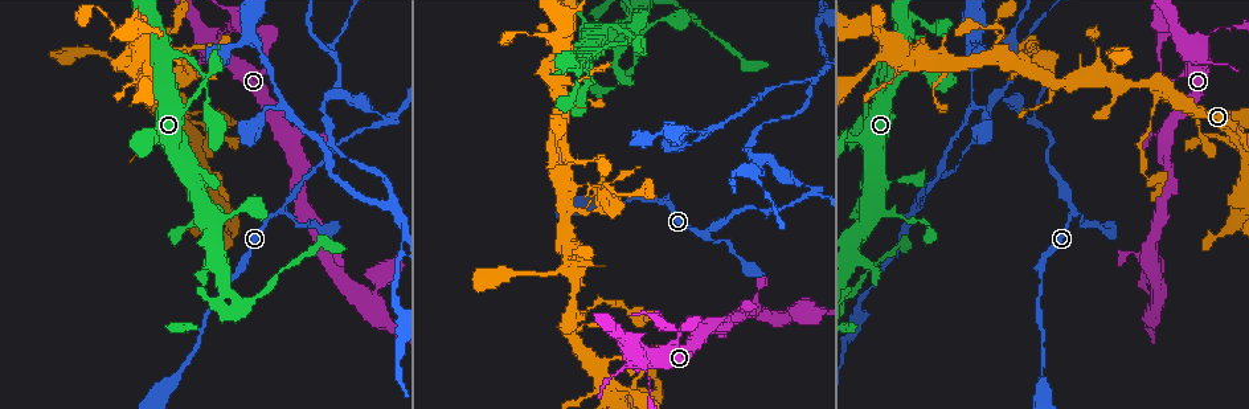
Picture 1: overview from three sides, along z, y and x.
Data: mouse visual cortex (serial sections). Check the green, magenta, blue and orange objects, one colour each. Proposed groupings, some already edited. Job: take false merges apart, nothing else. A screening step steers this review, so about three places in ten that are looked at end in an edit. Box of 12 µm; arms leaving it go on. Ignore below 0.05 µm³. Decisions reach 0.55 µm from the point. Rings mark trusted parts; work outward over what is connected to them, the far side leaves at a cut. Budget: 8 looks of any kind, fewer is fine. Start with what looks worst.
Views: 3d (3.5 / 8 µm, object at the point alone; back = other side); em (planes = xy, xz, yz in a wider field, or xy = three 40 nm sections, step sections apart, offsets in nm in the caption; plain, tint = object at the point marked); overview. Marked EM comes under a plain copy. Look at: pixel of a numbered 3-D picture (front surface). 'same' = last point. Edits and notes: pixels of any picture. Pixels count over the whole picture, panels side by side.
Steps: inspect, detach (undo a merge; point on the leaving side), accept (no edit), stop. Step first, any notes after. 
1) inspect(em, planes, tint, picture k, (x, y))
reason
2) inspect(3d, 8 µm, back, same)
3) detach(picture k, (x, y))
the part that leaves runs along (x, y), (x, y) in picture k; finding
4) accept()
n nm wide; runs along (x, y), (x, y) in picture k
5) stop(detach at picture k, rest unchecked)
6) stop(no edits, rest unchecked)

inspect(3d, 3.5 µm, picture 1, (701, 235))
abrupt turn

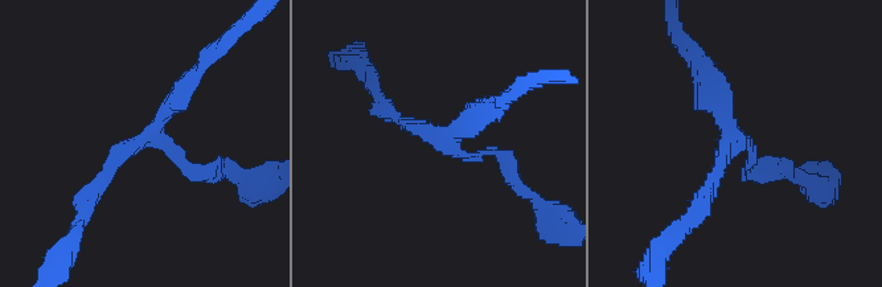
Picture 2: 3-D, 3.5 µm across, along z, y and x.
inspect(em, xy, step 5, tint, picture 2, (144, 140))

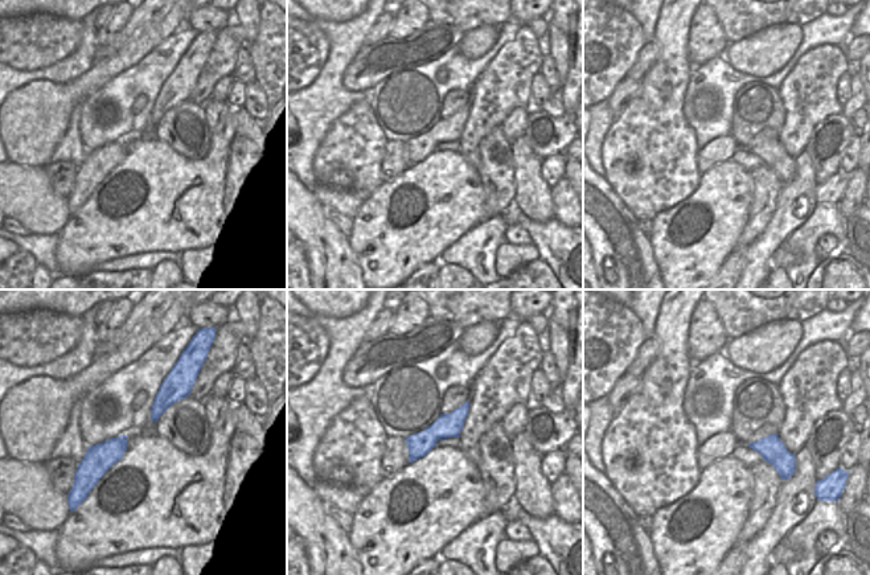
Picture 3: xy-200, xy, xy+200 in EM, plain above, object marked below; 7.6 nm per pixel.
accept()
180 nm wide; runs along (466, 406), (411, 458) in picture 3; continuous, no second cell

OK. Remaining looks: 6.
inspect(3d, 3.5 µm, picture 1, (811, 192))
abrupt turn

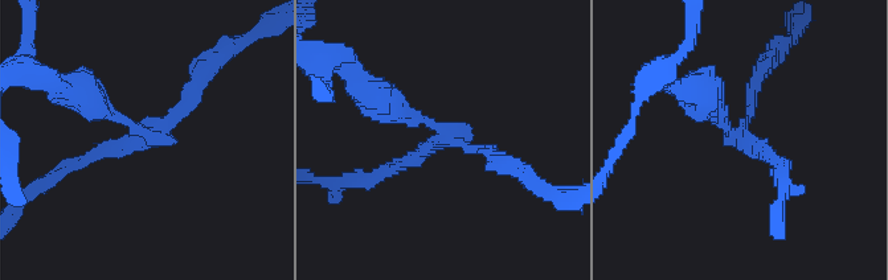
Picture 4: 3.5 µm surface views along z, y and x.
inspect(em, planes, tint, picture 4, (740, 137))
3 arms; arms of 150, 150, 200 nm

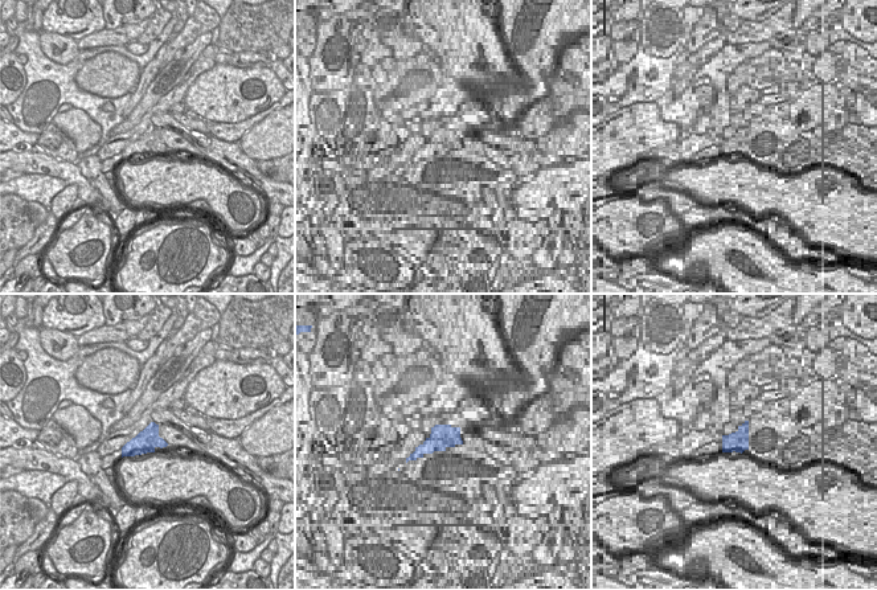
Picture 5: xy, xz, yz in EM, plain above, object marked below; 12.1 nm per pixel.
detach(picture 4, (405, 110))
two cells meet here

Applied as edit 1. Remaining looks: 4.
inspect(overview)

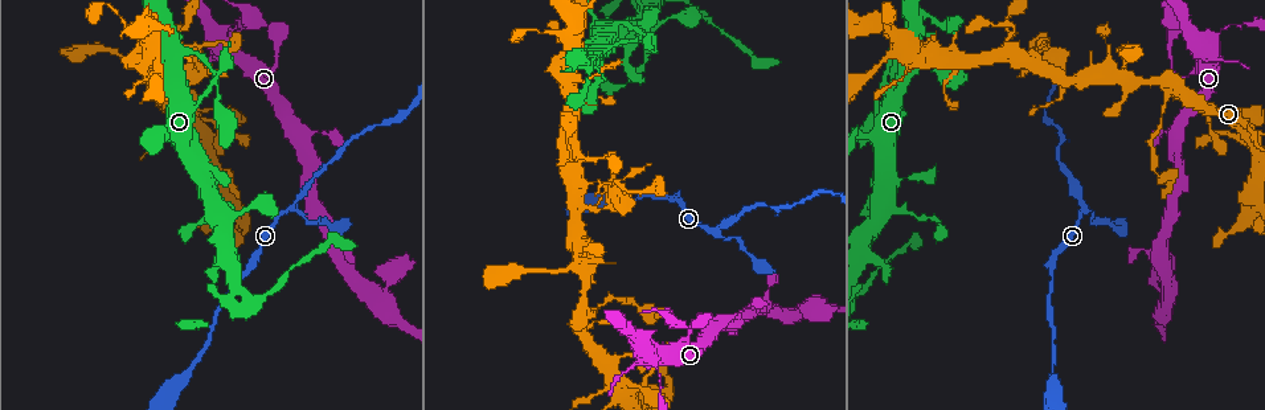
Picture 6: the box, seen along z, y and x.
inspect(3d, 3.5 µm, picture 6, (271, 73))

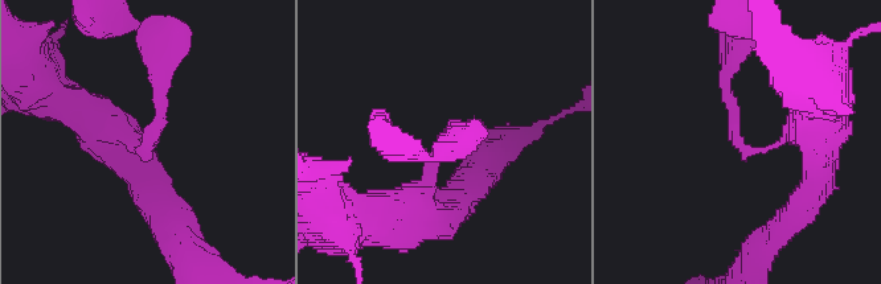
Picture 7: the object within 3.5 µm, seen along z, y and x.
inspect(em, xy, step 1, tint, picture 7, (151, 136))
arms of 150, 200 nm; need the tissue

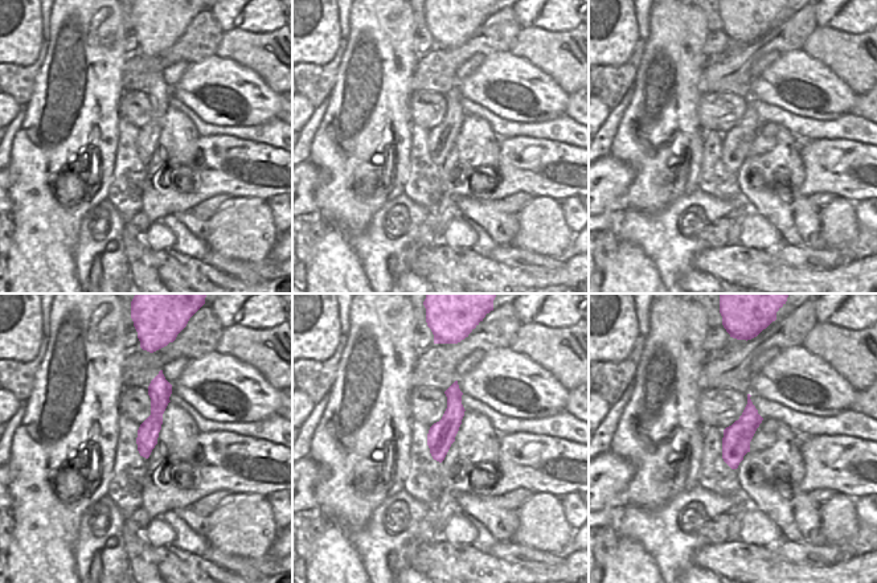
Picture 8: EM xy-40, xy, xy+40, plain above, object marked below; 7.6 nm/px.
inspect(em, xy, step 3, tint, same)

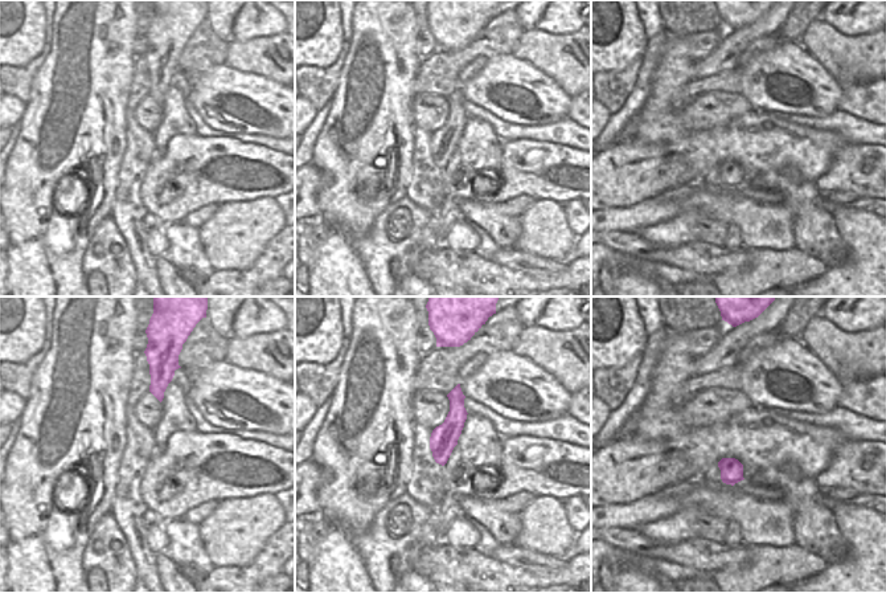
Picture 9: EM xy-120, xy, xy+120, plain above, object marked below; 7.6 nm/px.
accept()
200 nm wide; runs along (458, 391), (442, 461) in picture 9; continuous, no second cell

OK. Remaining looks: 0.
stop(detach at picture 4, rest unchecked)

